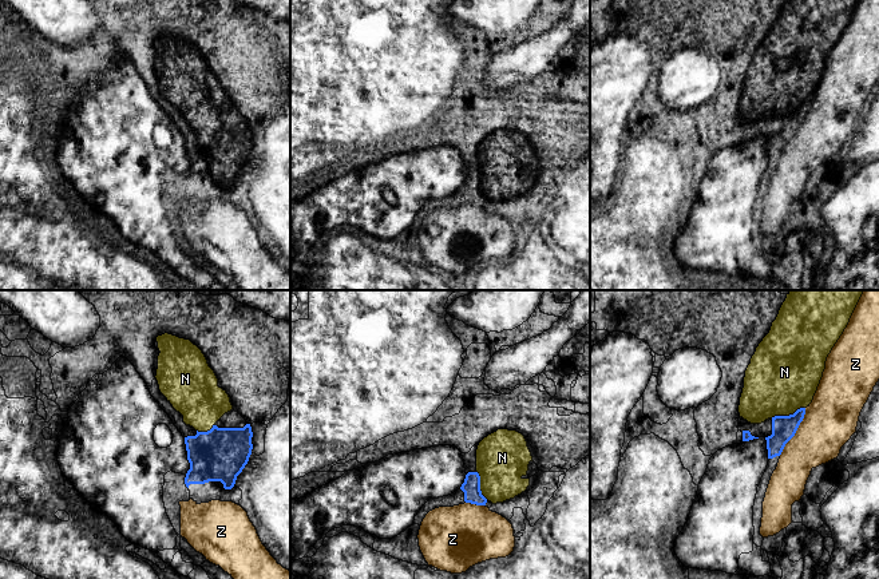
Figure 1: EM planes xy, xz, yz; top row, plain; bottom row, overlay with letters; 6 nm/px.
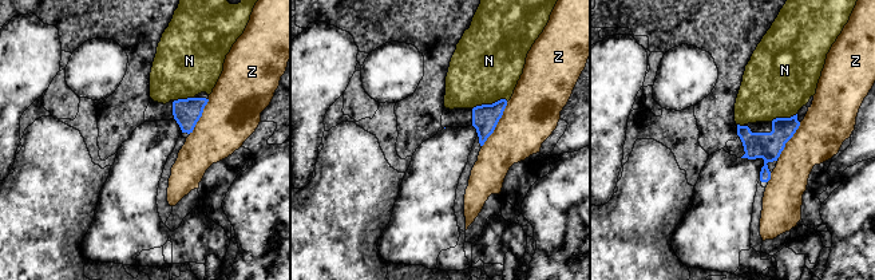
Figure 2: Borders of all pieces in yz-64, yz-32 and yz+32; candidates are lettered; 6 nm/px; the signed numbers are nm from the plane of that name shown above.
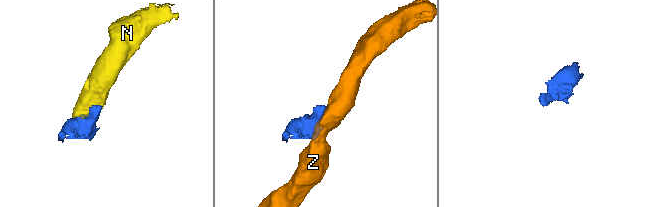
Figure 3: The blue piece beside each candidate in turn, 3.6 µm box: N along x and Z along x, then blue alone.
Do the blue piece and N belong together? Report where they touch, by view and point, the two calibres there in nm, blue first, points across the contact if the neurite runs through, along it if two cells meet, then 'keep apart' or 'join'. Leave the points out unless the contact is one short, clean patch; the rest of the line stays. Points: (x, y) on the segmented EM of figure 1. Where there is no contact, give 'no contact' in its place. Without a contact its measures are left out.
contact yz (787, 416); calibres 140 and 440 nm; join

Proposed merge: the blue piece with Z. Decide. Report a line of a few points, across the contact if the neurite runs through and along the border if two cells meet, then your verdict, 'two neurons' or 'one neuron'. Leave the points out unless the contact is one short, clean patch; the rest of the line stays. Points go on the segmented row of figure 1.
two neurons

